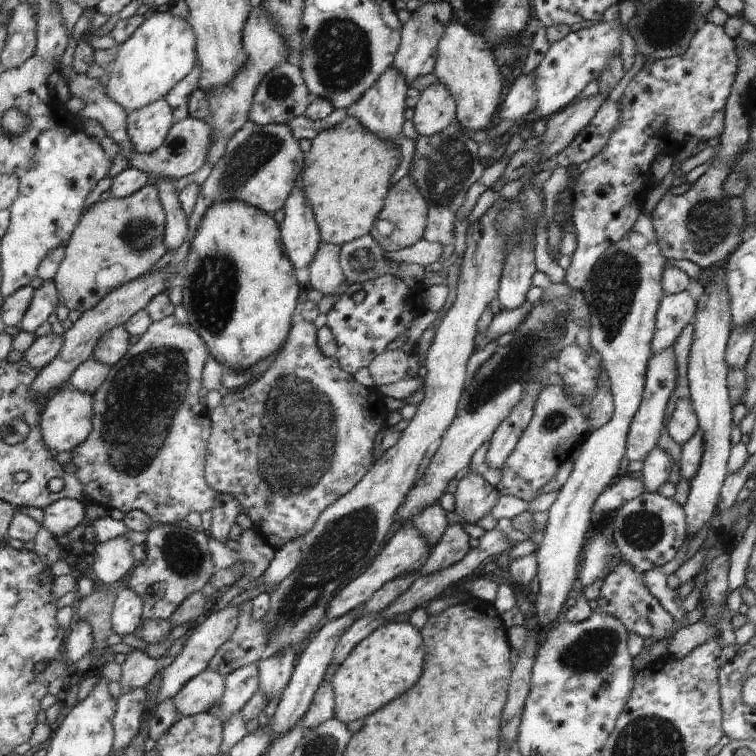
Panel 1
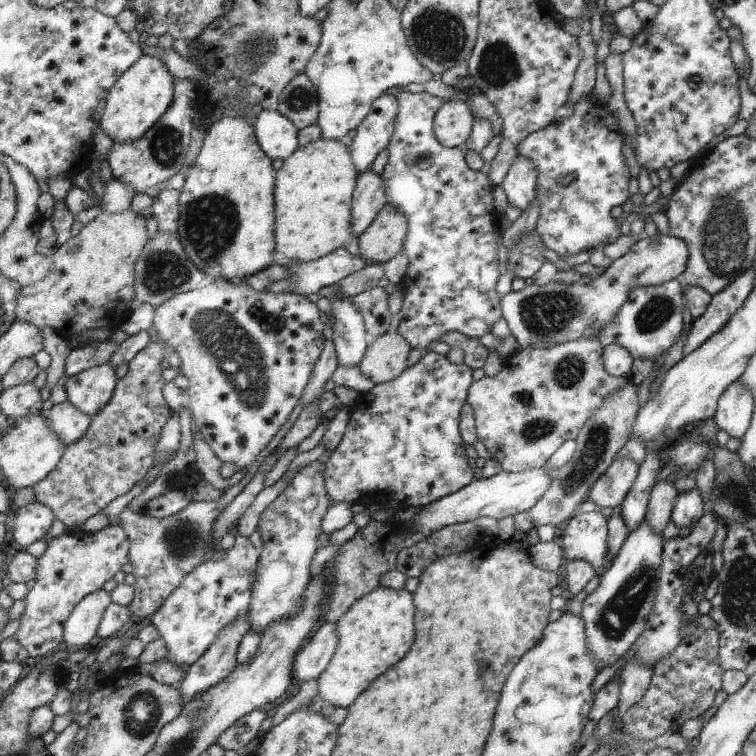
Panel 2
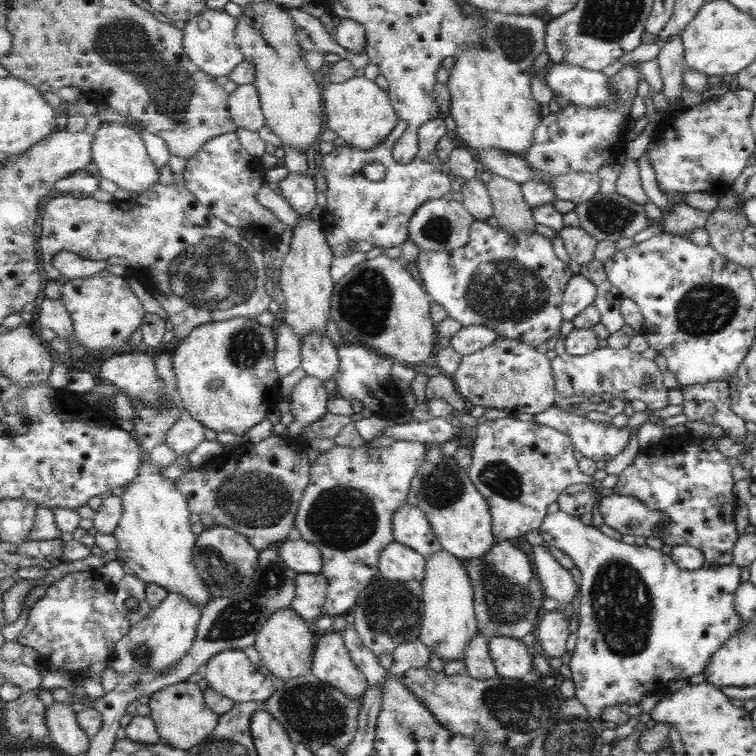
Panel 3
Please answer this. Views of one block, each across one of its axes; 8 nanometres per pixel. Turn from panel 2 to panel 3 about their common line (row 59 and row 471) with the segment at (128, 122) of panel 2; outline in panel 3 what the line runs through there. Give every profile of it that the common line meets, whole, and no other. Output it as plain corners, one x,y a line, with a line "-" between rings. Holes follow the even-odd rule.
147,458
141,464
139,478
135,478
133,484
125,487
121,497
125,510
113,535
118,542
116,554
123,562
125,574
137,576
146,583
160,585
169,593
181,594
188,602
205,609
207,604
214,600
214,595
194,562
198,535
191,530
189,516
192,511
189,510
188,498
177,488
175,481
162,474
159,464
153,464

